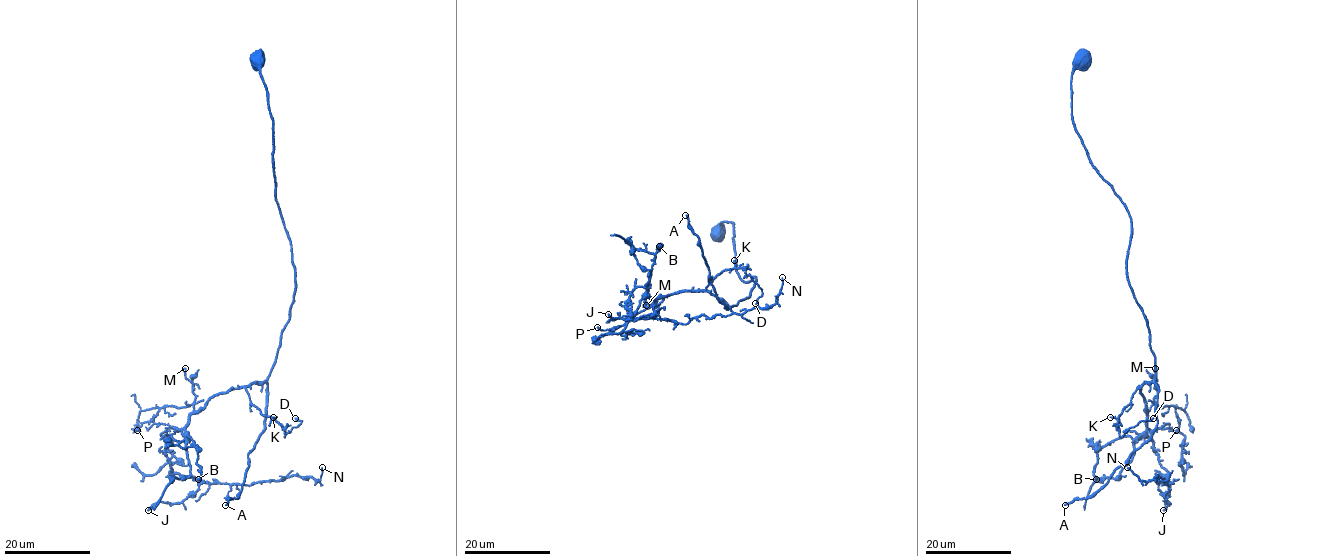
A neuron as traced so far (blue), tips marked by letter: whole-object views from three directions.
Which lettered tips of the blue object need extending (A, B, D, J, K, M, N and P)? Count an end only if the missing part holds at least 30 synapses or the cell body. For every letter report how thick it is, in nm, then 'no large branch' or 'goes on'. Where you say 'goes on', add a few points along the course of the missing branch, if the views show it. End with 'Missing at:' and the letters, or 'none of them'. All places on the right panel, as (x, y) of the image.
A: 190 nm | goes on | (1065, 505), (1057, 504), (1085, 482), (1074, 458), (981, 380), (957, 376), (925, 343)
B: 280 nm | no large branch
D: 140 nm | no large branch
J: 190 nm | no large branch
K: 100 nm | no large branch
M: 380 nm | no large branch
N: 100 nm | no large branch
P: 130 nm | no large branch
Missing at: A

